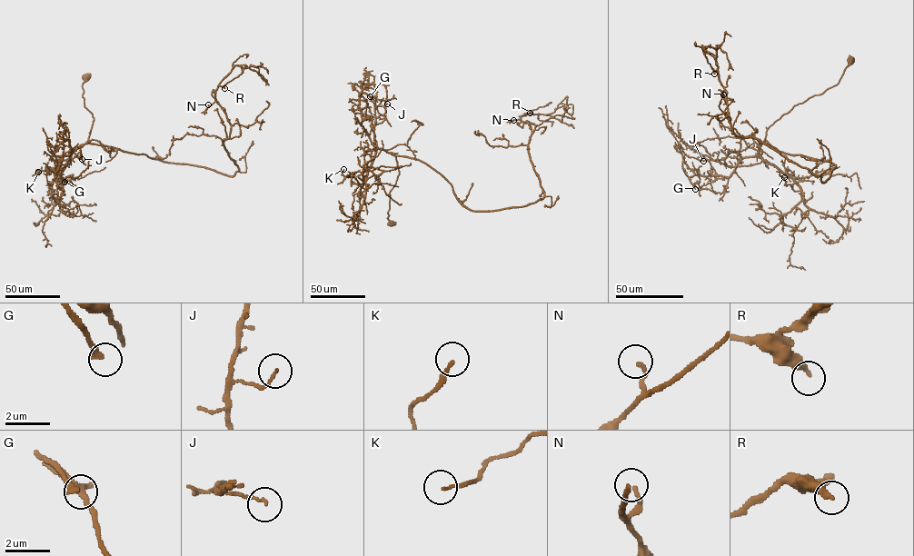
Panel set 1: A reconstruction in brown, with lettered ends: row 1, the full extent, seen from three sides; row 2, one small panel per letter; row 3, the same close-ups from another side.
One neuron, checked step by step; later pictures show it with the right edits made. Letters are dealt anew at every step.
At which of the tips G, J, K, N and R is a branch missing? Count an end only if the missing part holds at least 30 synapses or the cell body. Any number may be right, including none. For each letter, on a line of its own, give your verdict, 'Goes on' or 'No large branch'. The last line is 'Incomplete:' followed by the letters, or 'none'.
G: No large branch
J: No large branch
K: No large branch
N: No large branch
R: No large branch
Incomplete: none

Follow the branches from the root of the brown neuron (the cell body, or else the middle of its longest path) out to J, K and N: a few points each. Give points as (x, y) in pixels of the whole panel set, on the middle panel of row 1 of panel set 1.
J: (390, 223), (390, 192), (399, 174), (397, 162), (394, 154), (377, 149), (369, 135), (385, 119), (387, 104)
K: (390, 223), (390, 192), (399, 173), (395, 155), (378, 149), (366, 172), (344, 176), (343, 169)
N: (390, 223), (399, 173), (392, 153), (429, 165), (472, 210), (541, 199), (528, 148), (536, 125), (513, 120)

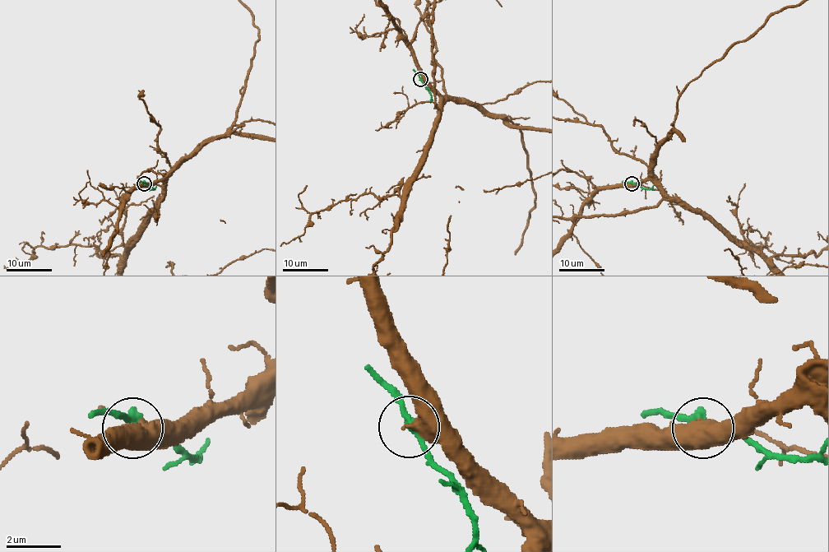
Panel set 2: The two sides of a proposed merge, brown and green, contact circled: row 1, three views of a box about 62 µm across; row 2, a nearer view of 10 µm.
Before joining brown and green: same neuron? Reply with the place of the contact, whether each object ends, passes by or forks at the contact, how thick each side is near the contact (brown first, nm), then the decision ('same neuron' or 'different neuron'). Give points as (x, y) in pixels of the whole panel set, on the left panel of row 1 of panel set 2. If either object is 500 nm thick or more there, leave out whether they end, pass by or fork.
place (144, 183); calibres 650 and 280 nm; different neuron

